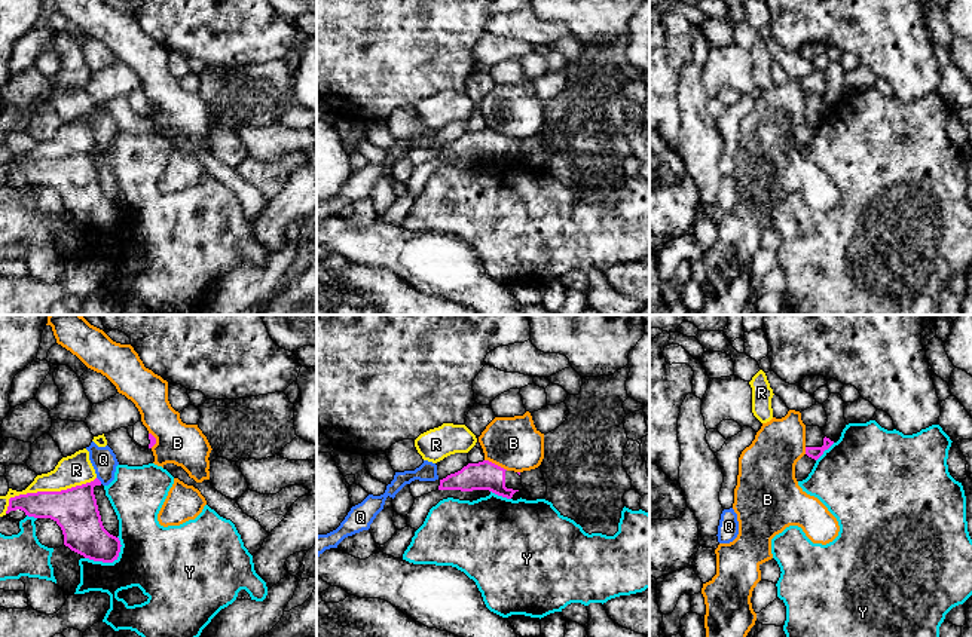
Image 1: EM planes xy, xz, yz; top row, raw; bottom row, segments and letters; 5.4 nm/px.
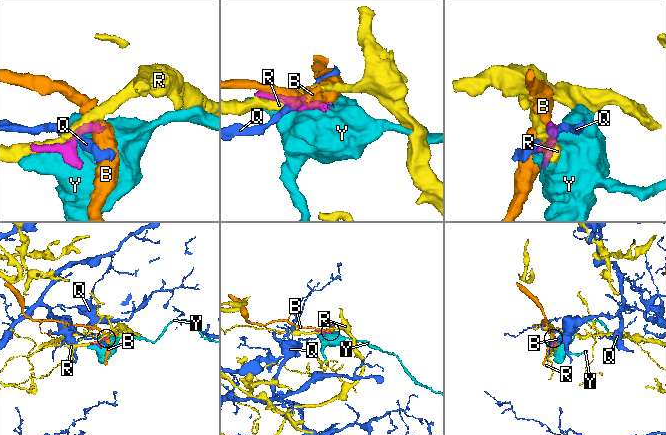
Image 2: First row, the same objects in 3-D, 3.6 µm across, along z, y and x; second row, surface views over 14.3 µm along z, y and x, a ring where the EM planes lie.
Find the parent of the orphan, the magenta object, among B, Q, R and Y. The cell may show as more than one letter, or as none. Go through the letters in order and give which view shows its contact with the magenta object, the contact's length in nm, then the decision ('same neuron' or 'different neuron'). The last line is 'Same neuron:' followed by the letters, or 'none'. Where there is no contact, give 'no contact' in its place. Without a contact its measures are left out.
B: contact in xz; length 140 nm; different neuron
Q: contact in xy; length 50 nm; different neuron
R: contact in xy; length 550 nm; different neuron
Y: contact in xy; length 220 nm; different neuron
Same neuron: none

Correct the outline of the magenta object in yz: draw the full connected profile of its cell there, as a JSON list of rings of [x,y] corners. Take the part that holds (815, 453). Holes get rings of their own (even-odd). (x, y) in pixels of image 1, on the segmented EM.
[[[806,426],[806,454],[817,460],[825,450],[828,450],[834,441],[823,435],[819,426]]]

